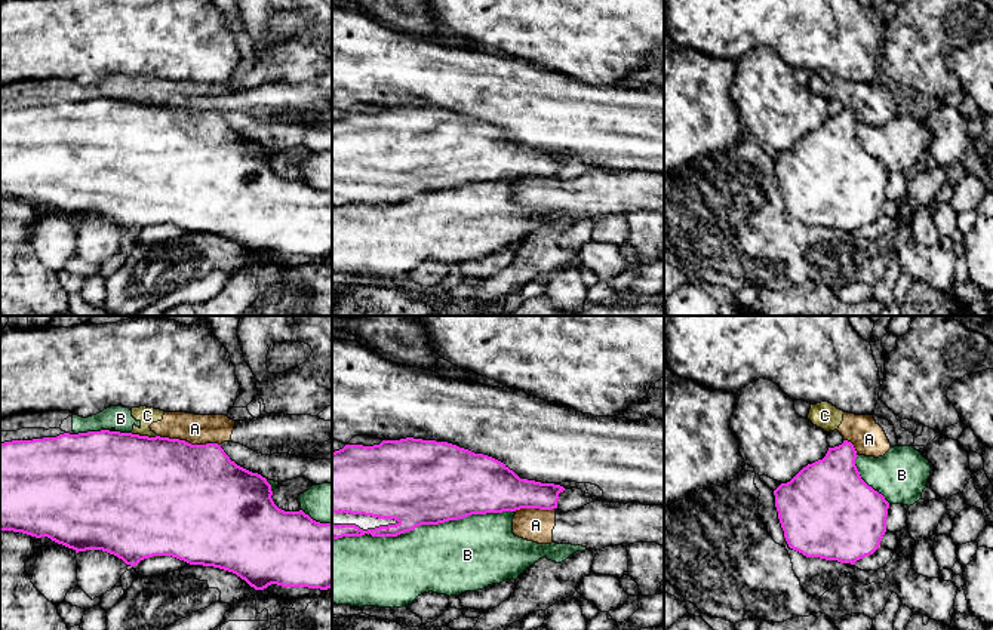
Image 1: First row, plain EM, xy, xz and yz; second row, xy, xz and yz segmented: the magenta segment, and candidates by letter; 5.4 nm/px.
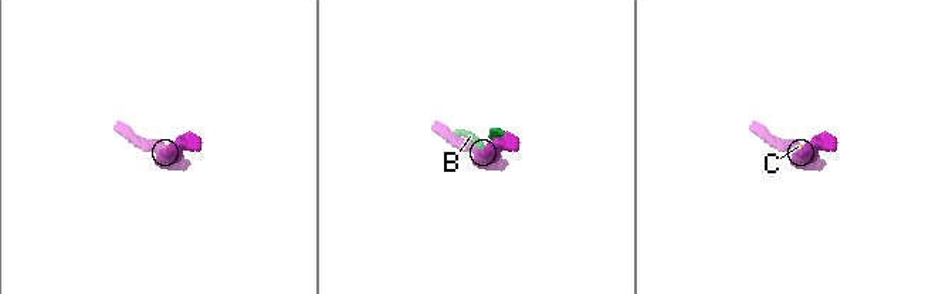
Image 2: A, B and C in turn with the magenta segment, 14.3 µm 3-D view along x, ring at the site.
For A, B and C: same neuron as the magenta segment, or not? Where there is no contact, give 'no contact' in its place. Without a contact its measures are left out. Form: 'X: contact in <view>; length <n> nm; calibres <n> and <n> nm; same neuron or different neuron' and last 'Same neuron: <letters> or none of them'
A: contact in xy; length 340 nm; calibres 500 and 160 nm; different neuron
B: contact in xz; length 800 nm; calibres 460 and 400 nm; different neuron
C: contact in xy; length 150 nm; calibres 500 and 100 nm; different neuron
Same neuron: none of them

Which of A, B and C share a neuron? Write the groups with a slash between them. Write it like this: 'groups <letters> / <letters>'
groups A C / B

